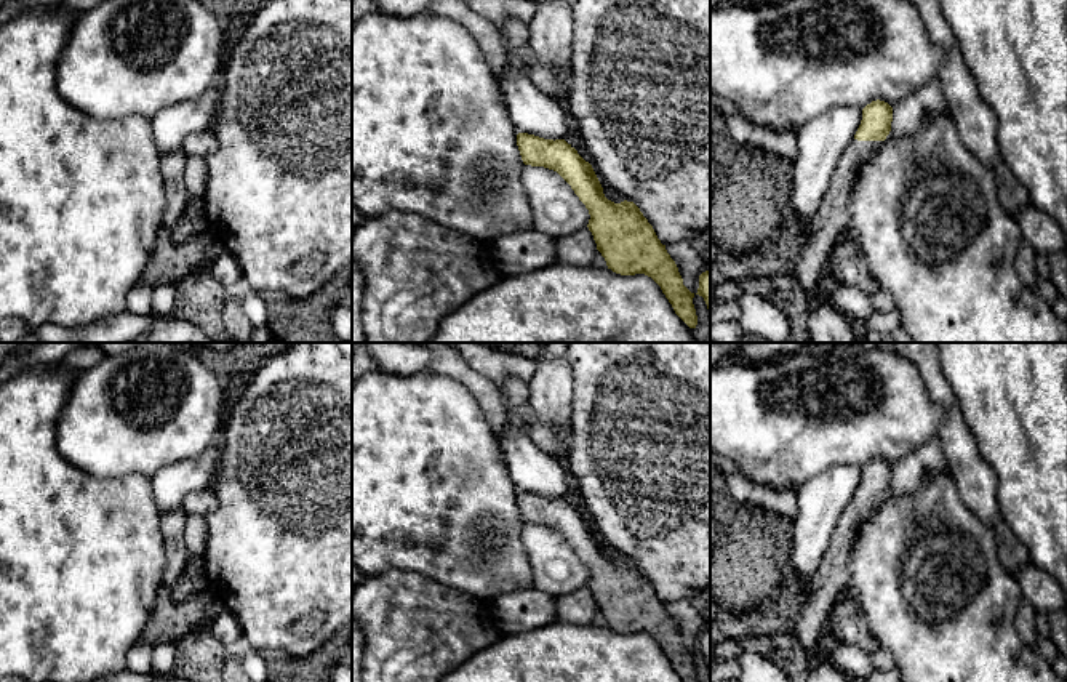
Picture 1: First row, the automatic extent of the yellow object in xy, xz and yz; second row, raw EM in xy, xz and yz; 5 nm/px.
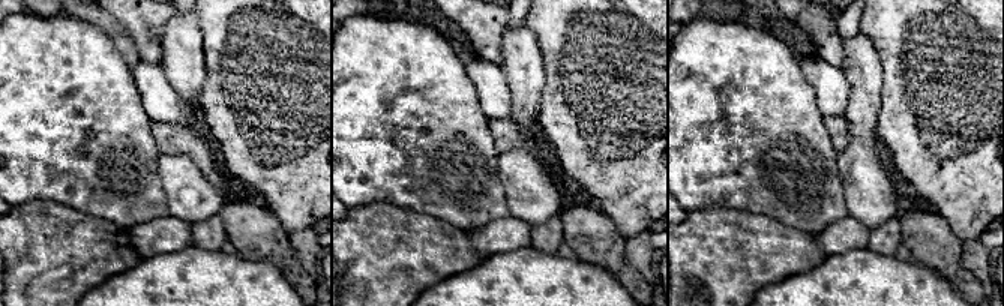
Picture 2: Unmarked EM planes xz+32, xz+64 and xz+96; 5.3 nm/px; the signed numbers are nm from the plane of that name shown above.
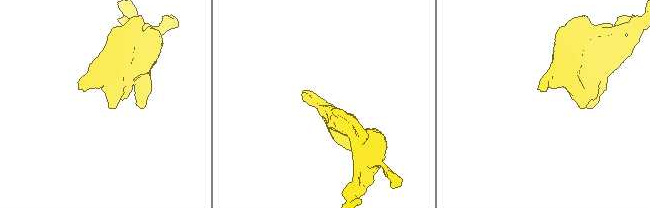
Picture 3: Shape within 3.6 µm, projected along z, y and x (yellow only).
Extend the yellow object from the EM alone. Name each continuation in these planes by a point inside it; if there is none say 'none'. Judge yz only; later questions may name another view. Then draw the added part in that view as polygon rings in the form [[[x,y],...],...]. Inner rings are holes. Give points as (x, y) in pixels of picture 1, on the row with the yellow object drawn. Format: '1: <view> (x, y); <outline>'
1: yz (826, 324); [[[857,139],[849,142],[838,158],[816,215],[800,232],[806,242],[793,274],[808,299],[808,343],[859,343],[846,315],[833,309],[824,298],[821,277],[827,266],[829,255],[832,253],[832,247],[838,235],[848,229],[851,219],[849,199],[859,170],[880,144],[881,141]]]

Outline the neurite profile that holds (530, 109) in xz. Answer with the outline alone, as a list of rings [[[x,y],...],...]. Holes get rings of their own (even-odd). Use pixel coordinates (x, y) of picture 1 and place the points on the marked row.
[[[509,74],[502,82],[504,101],[518,133],[544,139],[565,139],[568,112],[547,98],[530,77]]]

